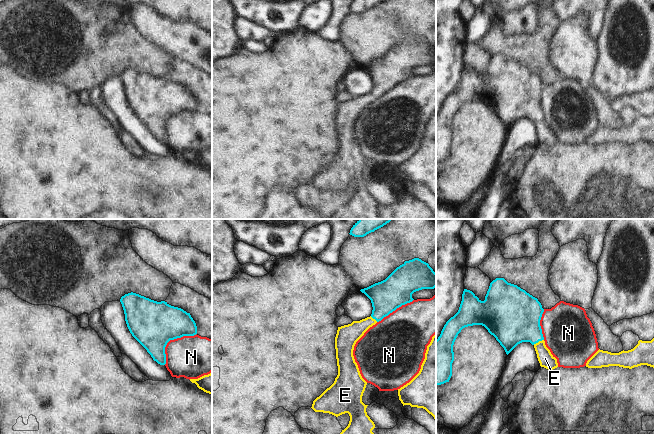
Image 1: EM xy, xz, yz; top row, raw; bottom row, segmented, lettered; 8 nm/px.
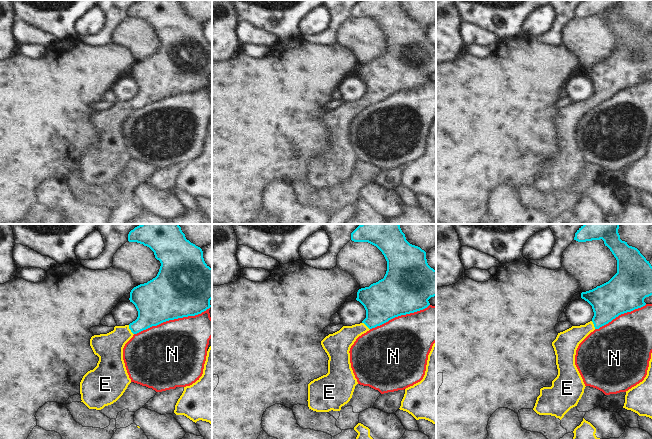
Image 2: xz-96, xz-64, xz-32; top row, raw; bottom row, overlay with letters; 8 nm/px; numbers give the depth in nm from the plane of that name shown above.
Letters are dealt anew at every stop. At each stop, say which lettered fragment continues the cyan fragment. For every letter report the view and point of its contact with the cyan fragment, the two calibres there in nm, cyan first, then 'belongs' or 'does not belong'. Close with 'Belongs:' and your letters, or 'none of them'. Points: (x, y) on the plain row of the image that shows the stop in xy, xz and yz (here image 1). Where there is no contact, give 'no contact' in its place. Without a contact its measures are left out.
E: contact yz (538, 117); calibres 380 and 120 nm; belongs
N: contact xy (171, 115); calibres 380 and 340 nm; does not belong
Belongs: E

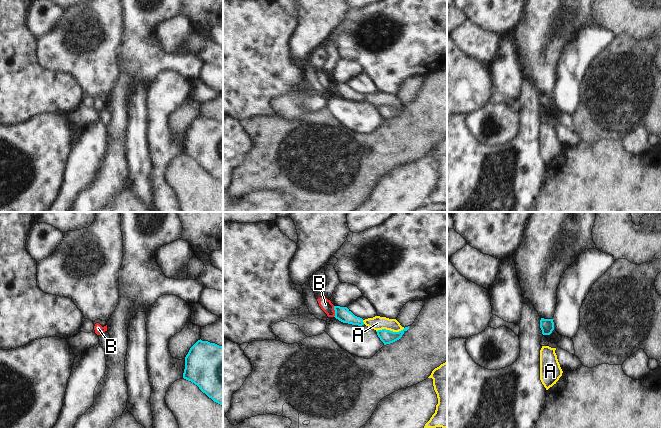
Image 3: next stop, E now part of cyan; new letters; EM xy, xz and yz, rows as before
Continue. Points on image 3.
A: contact xz (390, 107); calibres 110 and 110 nm; does not belong
B: contact xz (335, 87); calibres 120 and 90 nm; does not belong
Belongs: none of them

